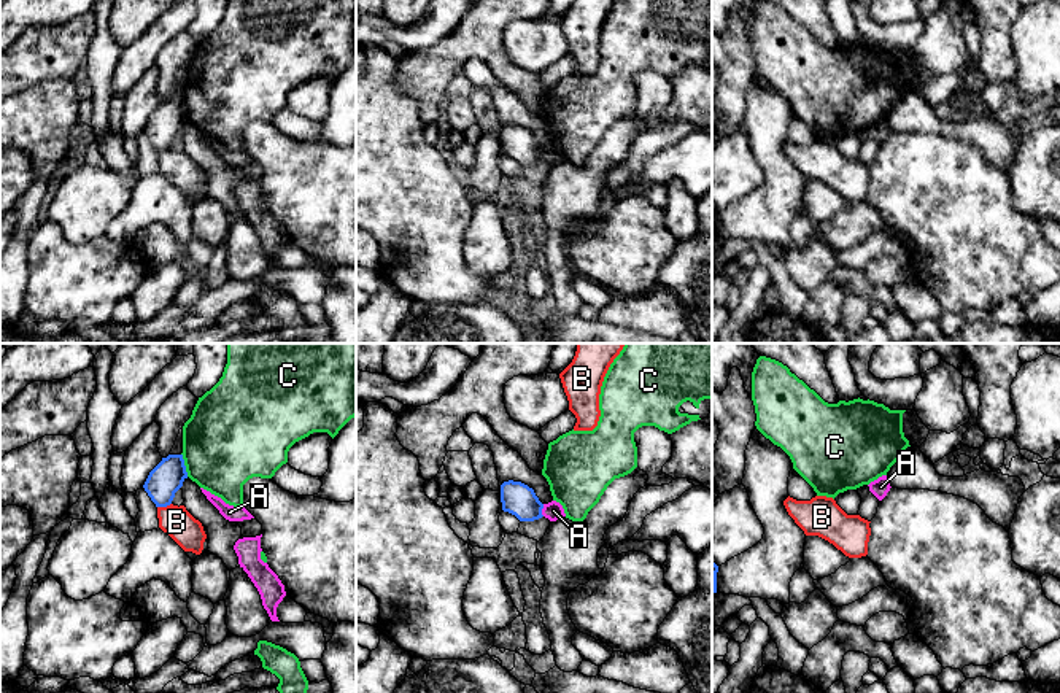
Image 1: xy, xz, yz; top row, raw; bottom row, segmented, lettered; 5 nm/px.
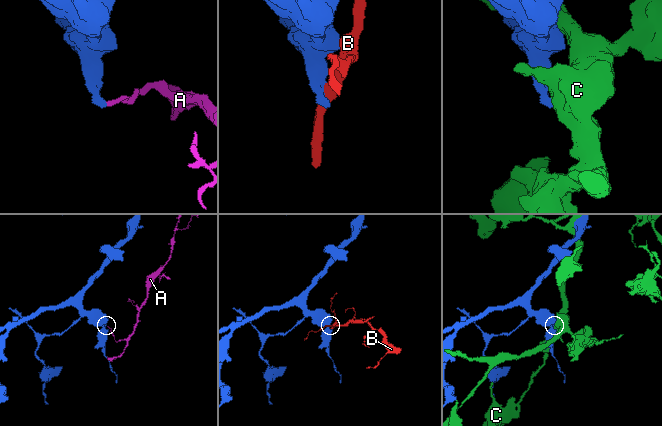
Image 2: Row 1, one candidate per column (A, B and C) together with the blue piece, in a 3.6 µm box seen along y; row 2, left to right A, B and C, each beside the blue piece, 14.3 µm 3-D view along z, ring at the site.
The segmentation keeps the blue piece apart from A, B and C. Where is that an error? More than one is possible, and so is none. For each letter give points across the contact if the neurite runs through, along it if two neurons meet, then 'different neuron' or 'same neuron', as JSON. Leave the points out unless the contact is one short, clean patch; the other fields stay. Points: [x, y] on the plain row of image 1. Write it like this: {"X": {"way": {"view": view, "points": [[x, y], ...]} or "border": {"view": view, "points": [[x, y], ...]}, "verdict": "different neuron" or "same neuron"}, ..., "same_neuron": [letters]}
{"A": {"border": {"view": "xz", "points": [[544, 148], [542, 159]]}, "verdict": "different neuron"}, "B": {"border": {"view": "xy", "points": [[170, 147], [158, 151]]}, "verdict": "different neuron"}, "C": {"verdict": "different neuron"}, "same_neuron": []}

